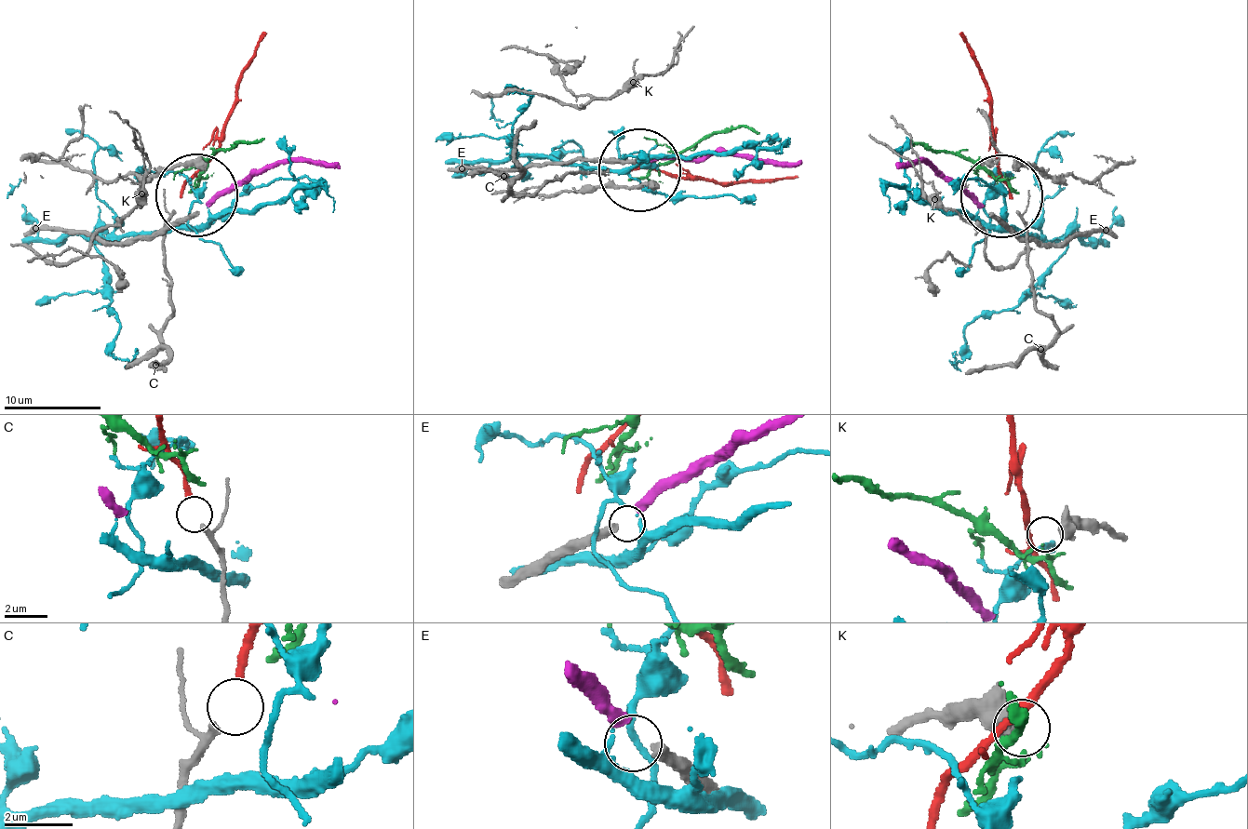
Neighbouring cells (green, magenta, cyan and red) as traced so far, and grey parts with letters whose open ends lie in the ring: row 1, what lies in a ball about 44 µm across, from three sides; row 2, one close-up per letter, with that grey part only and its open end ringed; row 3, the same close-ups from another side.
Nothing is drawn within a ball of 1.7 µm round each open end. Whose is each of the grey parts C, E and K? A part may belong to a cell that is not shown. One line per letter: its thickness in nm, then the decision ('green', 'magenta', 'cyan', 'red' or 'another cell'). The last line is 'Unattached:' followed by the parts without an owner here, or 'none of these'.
C: 180 nm | red
E: 360 nm | magenta
K: 480 nm | another cell
Unattached: K

